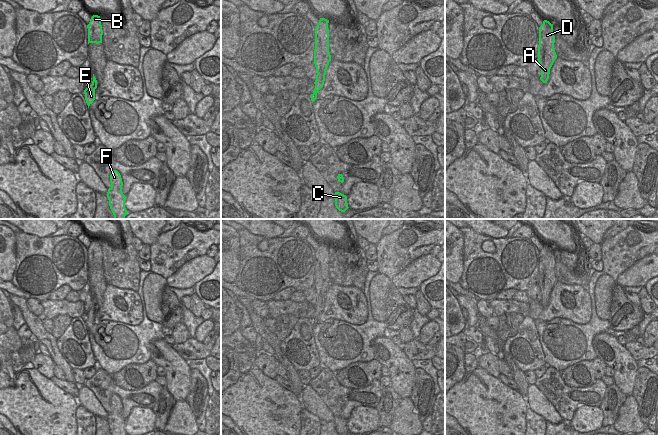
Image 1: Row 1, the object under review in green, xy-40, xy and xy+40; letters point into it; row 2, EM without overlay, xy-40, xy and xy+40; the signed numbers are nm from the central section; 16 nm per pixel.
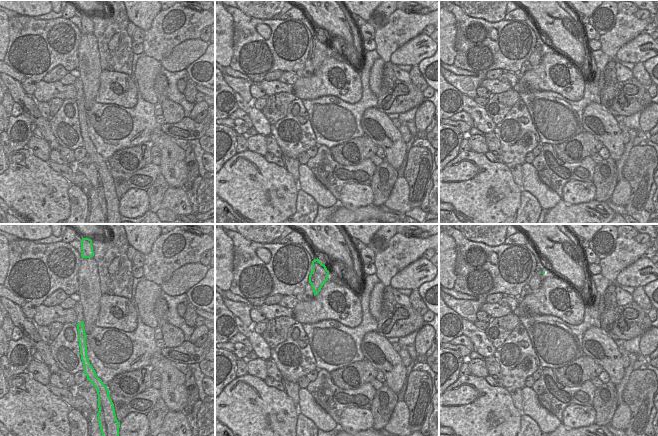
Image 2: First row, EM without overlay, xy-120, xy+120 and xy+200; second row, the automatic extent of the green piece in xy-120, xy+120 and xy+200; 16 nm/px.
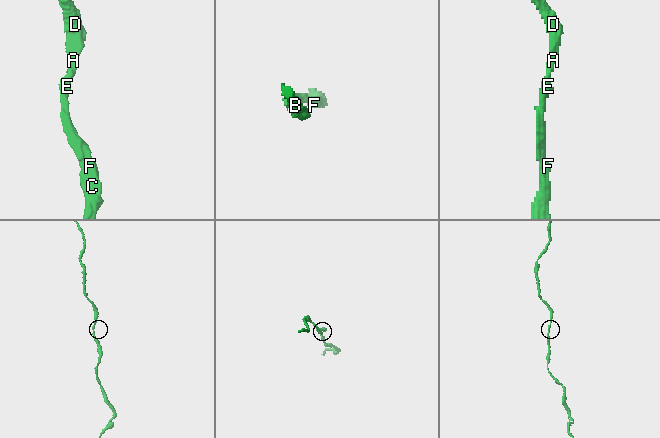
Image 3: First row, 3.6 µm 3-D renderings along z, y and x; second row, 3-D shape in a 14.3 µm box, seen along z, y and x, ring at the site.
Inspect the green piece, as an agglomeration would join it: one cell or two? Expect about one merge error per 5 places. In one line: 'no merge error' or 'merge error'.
no merge error

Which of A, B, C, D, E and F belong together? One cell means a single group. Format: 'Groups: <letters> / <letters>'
Groups: A B C D E F.

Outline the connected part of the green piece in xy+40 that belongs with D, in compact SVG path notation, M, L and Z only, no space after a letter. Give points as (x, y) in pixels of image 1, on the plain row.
M544 244L539 251L539 269L538 269L538 286L541 292L540 304L547 307L549 303L550 293L557 282L555 272L555 260L553 255L553 248Z

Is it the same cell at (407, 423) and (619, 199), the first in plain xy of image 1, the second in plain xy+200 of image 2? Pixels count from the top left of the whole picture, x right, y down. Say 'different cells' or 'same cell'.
same cell

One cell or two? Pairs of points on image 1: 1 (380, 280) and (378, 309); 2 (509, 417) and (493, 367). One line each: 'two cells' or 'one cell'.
1: one cell
2: two cells

